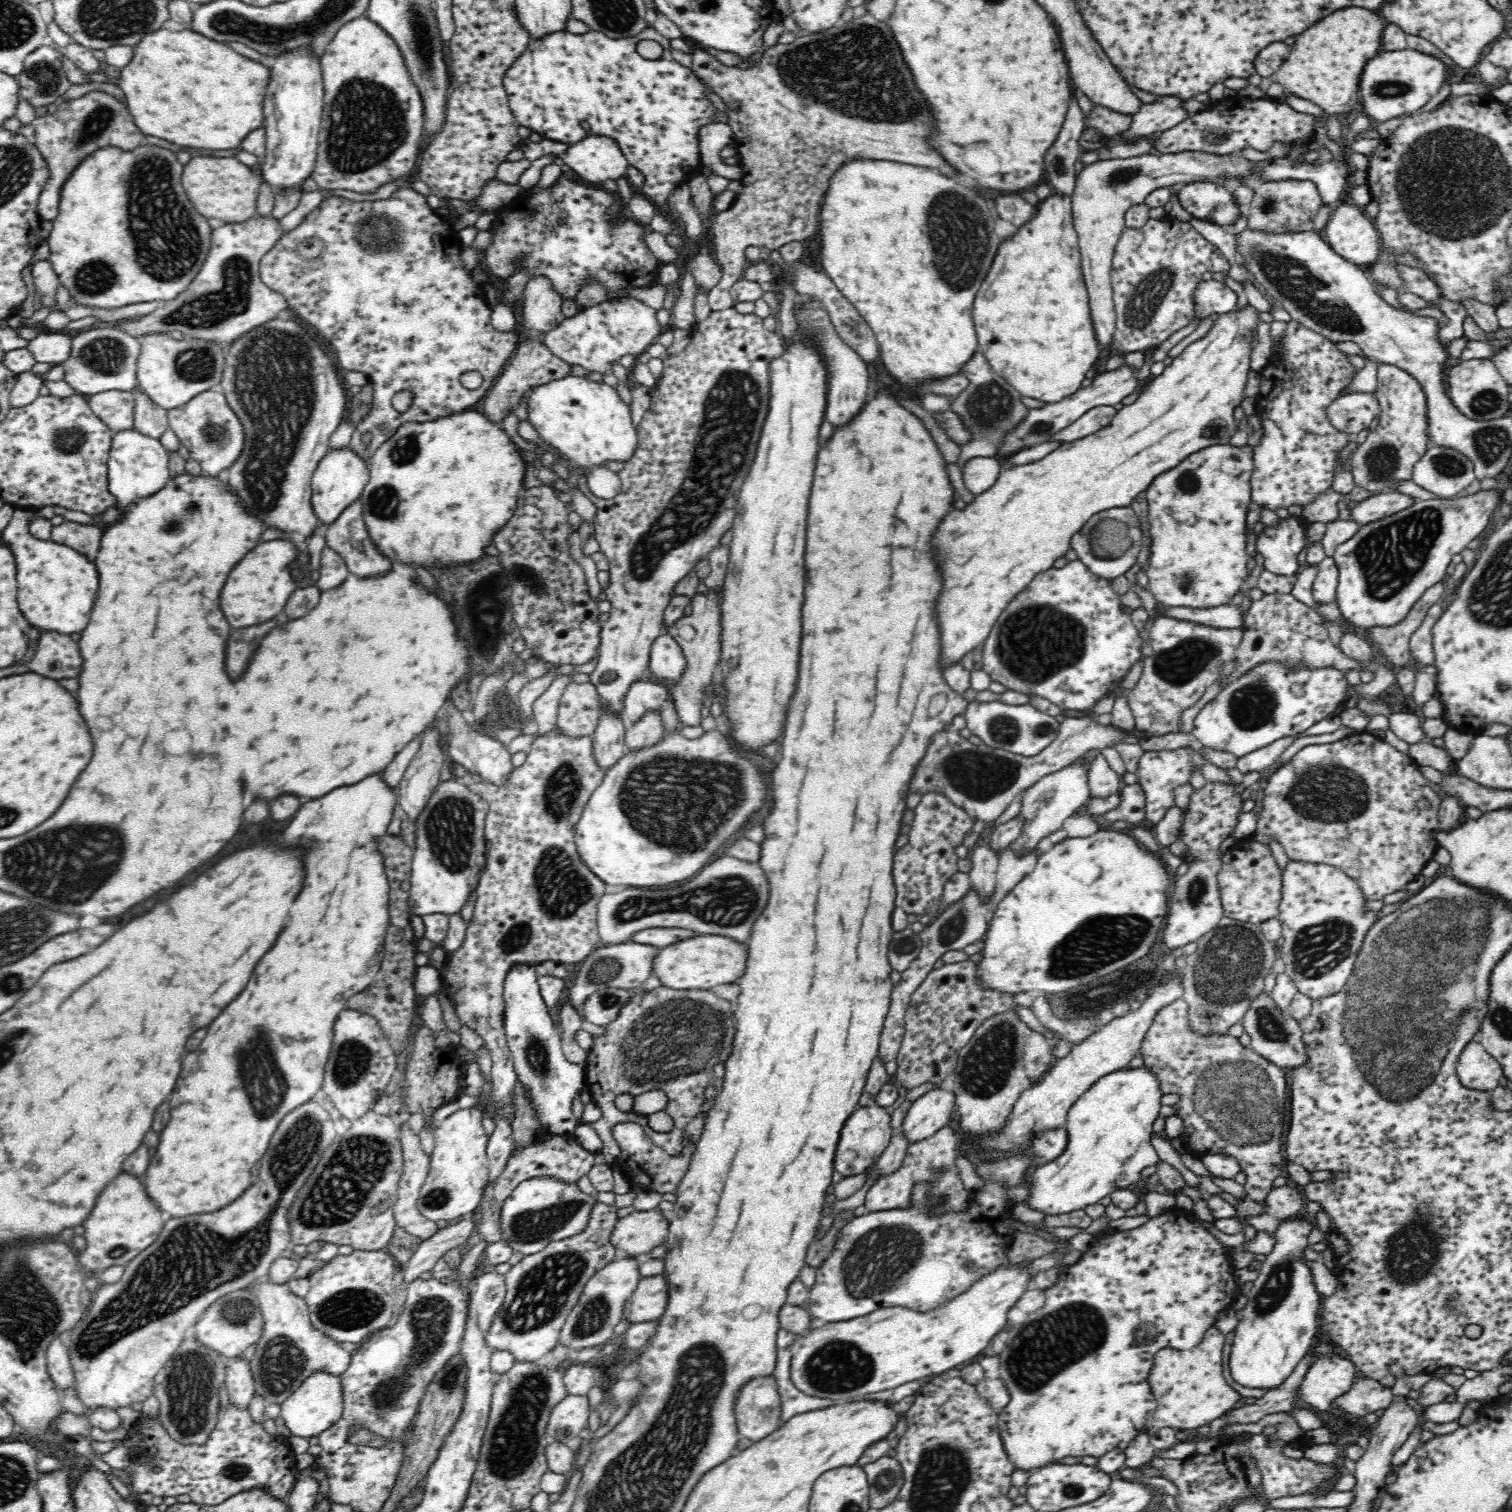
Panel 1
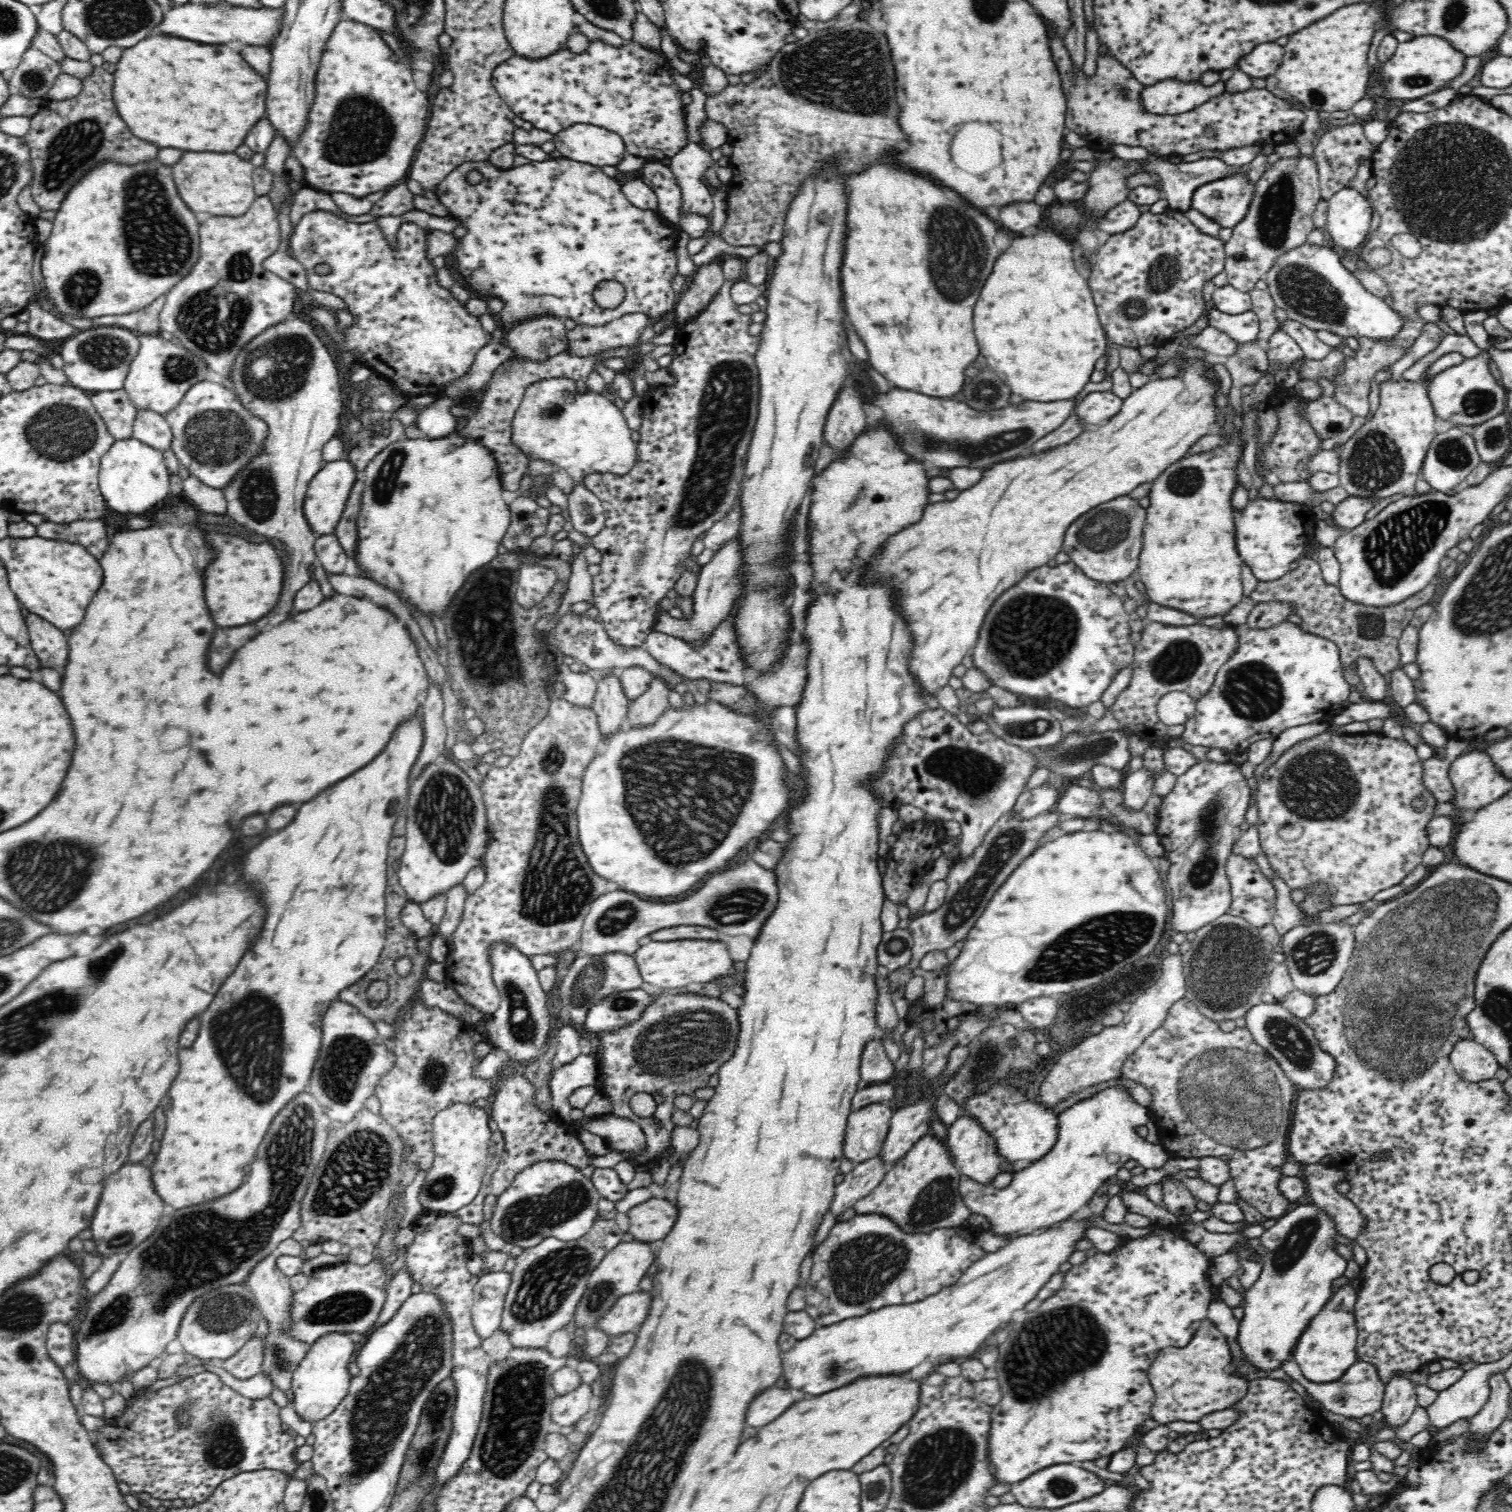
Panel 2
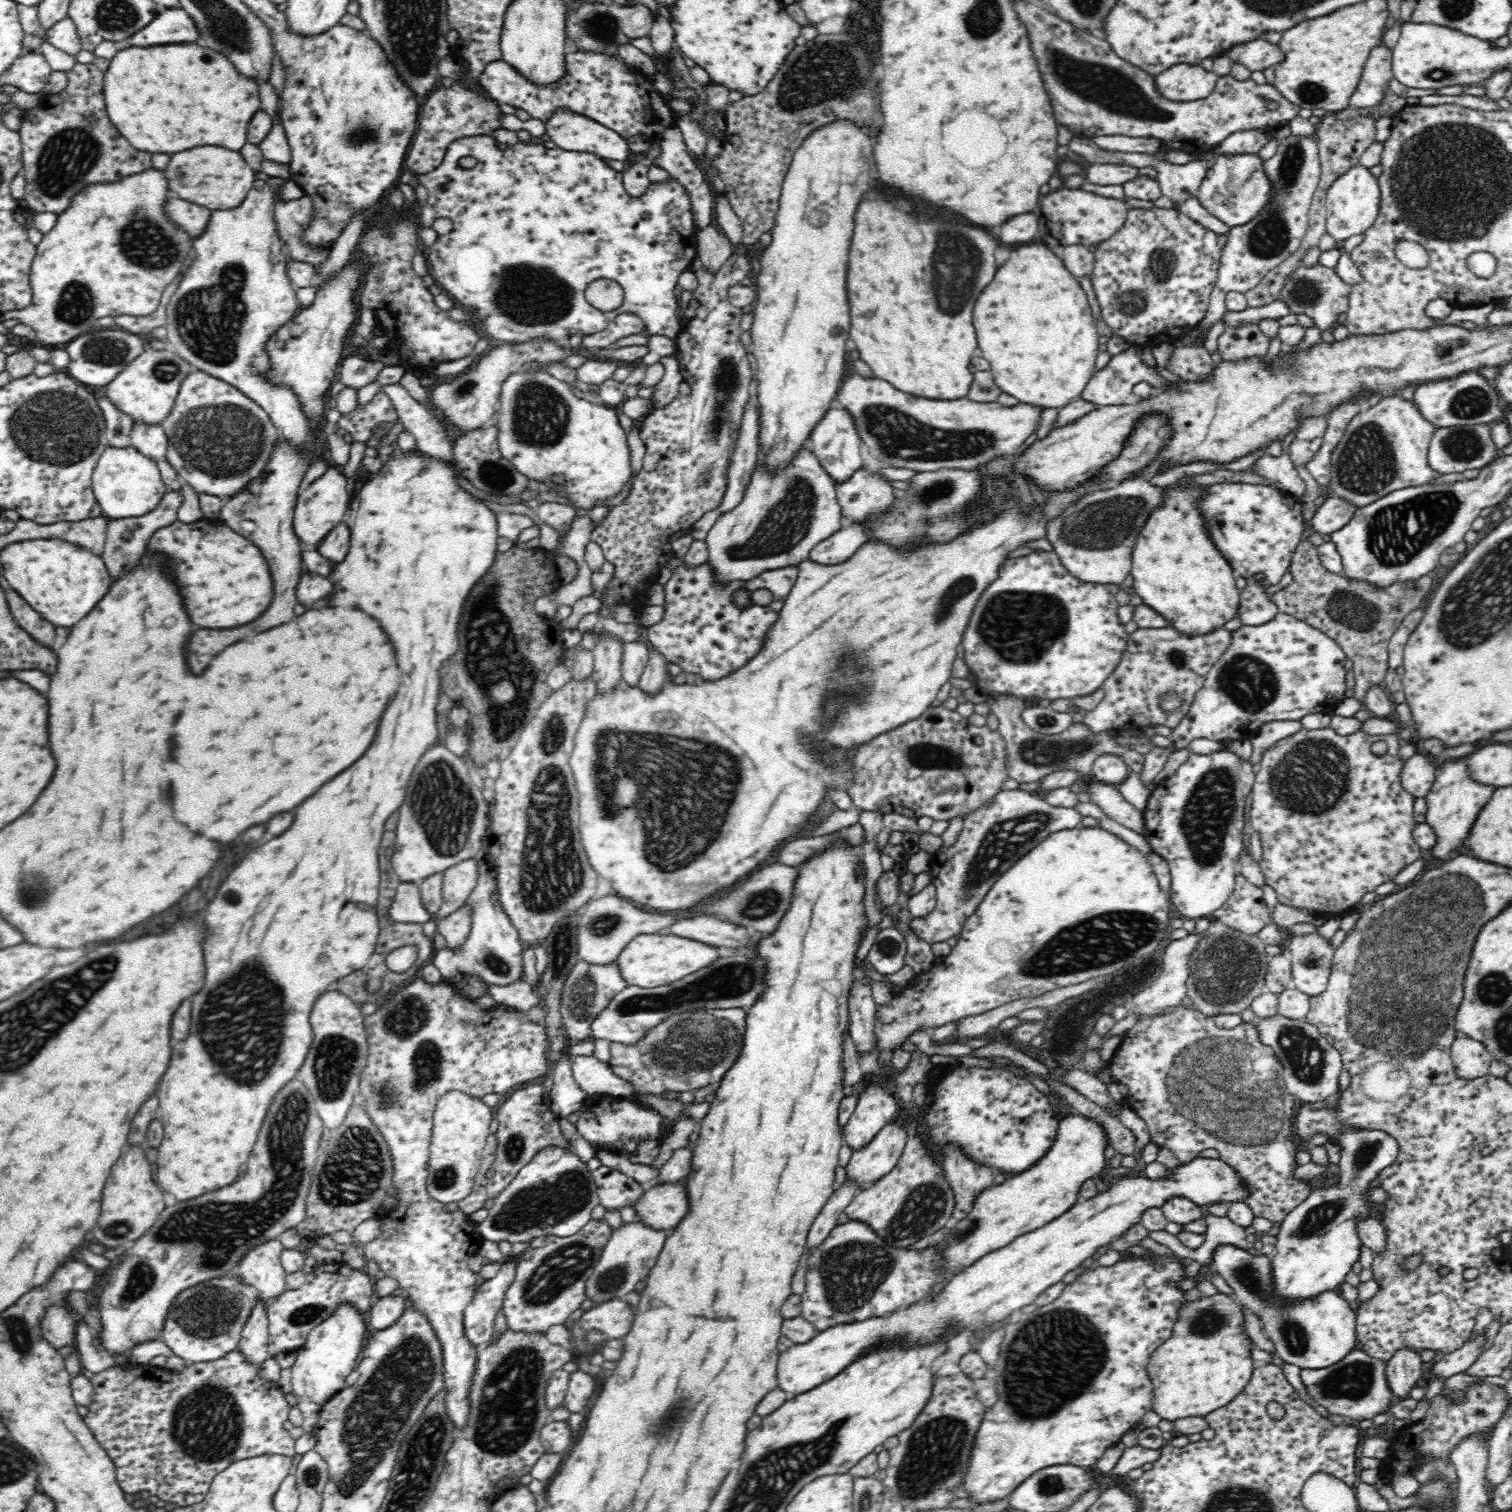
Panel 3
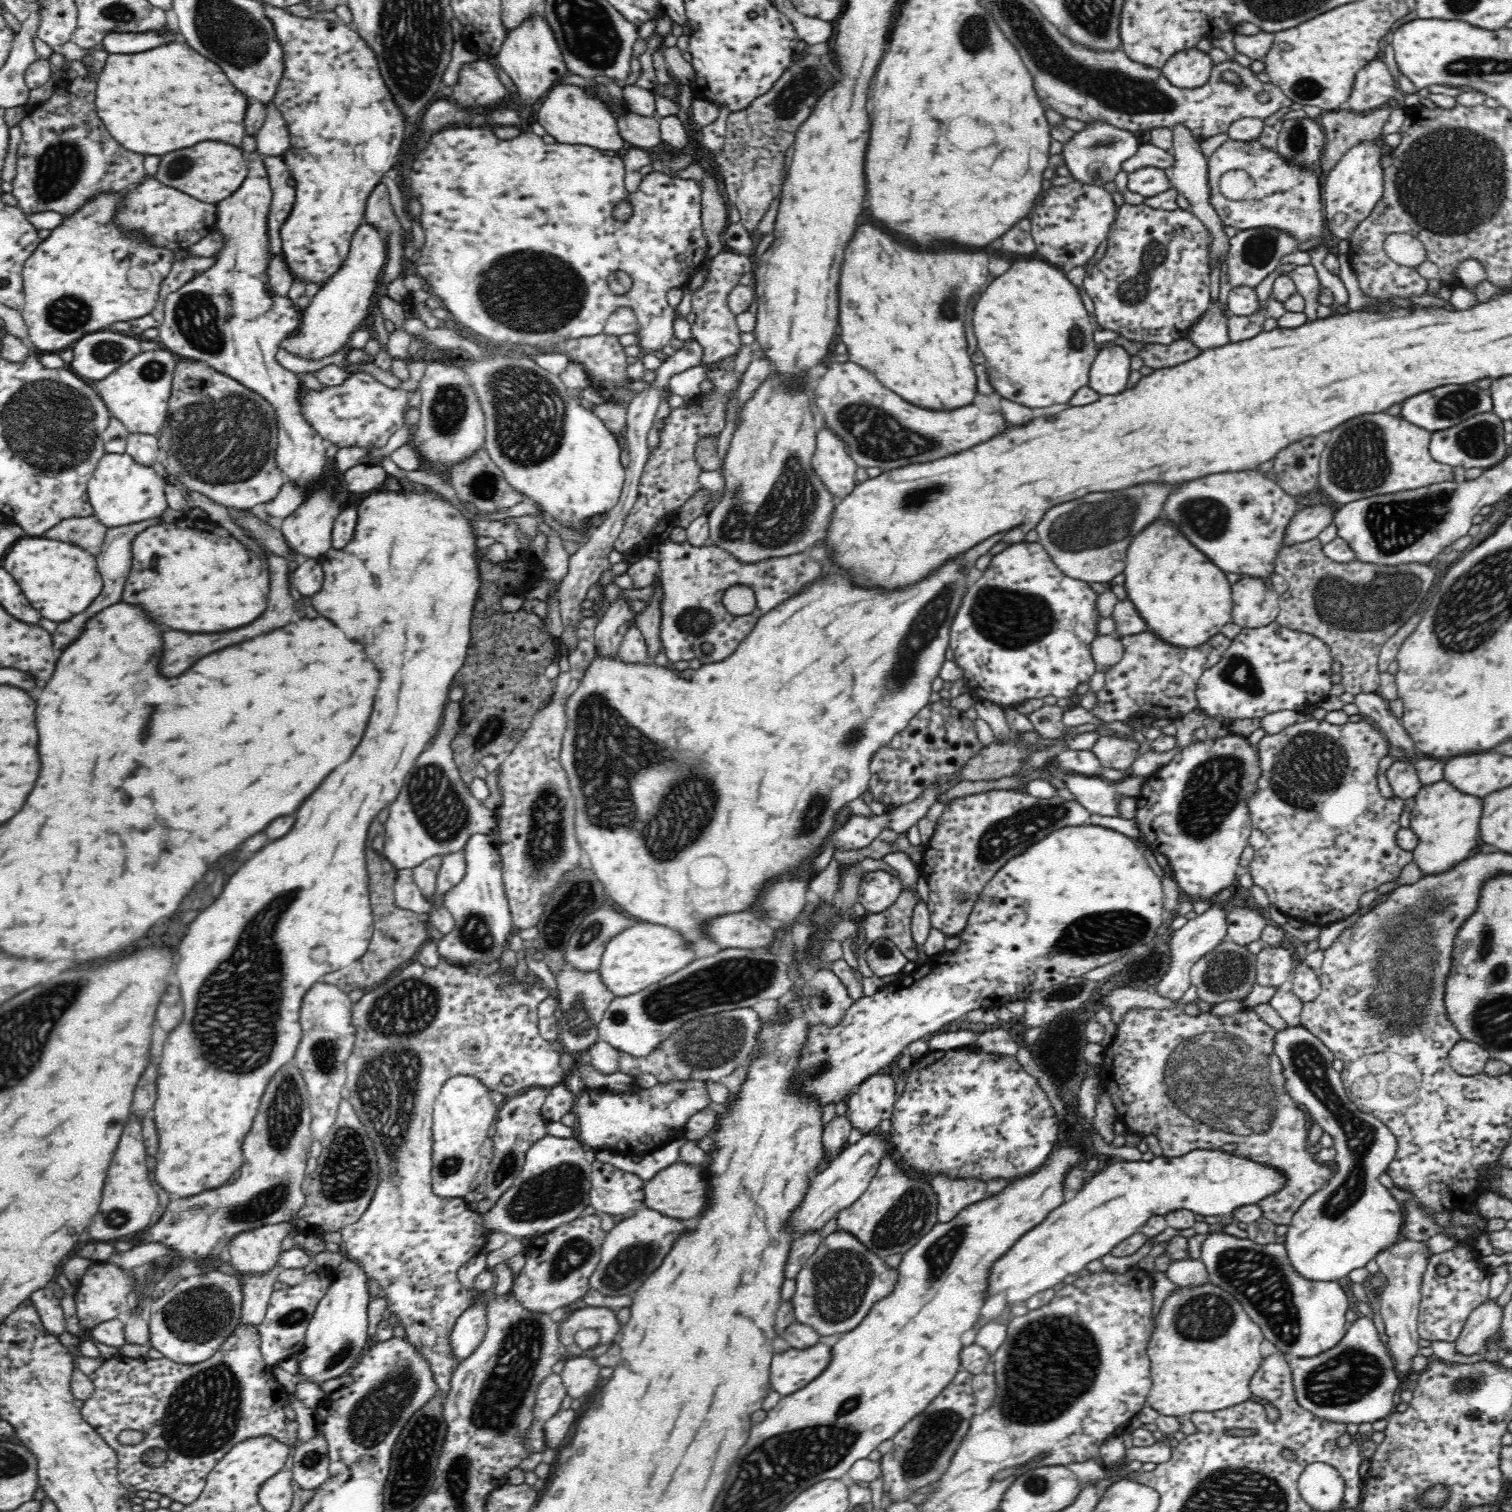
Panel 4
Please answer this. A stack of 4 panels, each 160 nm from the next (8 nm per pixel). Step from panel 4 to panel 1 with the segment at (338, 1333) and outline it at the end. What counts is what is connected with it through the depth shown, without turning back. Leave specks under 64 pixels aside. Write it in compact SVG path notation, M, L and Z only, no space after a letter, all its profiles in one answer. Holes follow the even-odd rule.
M312 1374L302 1381L302 1384L280 1405L280 1413L290 1436L308 1439L318 1436L321 1432L333 1427L342 1414L342 1385L340 1379L334 1375Z

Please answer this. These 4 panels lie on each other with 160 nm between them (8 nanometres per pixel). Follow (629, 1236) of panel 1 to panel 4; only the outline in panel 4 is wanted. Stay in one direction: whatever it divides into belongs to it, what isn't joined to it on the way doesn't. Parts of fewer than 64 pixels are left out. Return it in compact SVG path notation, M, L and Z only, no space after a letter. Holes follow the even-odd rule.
M672 1164L658 1172L653 1179L645 1181L645 1208L652 1209L664 1216L682 1219L687 1223L694 1221L706 1206L706 1188L708 1188L708 1171L706 1166L691 1166L690 1164Z

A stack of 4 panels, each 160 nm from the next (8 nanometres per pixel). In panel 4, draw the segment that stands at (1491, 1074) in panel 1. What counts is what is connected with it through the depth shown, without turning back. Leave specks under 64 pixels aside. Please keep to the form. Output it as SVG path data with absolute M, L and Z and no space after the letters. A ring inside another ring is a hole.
M1461 1038L1449 1052L1450 1066L1462 1076L1476 1076L1484 1072L1489 1052L1476 1042Z

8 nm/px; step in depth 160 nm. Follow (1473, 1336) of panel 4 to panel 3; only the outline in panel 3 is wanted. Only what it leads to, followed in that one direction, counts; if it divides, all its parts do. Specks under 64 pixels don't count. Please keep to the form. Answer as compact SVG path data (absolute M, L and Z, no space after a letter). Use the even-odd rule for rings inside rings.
M1484 1335L1478 1336L1473 1341L1466 1341L1462 1348L1454 1352L1445 1354L1445 1356L1438 1362L1434 1362L1430 1368L1432 1375L1426 1375L1429 1381L1435 1379L1446 1380L1451 1376L1462 1374L1470 1370L1476 1363L1476 1359L1480 1356L1484 1344Z

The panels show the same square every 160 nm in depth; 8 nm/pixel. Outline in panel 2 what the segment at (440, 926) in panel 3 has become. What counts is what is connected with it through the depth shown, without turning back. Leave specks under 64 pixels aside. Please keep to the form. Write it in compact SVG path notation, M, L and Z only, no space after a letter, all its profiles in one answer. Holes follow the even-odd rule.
M564 698L554 699L550 701L547 707L546 716L534 727L527 732L524 742L521 744L521 749L518 755L513 757L512 761L505 767L490 766L483 770L483 778L478 784L480 792L483 794L483 800L486 807L486 820L488 825L489 843L486 847L486 852L483 856L483 867L486 871L486 879L474 894L471 894L465 901L465 909L461 918L461 923L458 925L456 932L448 940L449 953L445 960L445 978L443 980L446 987L450 987L462 997L464 1003L478 1009L482 1016L488 1018L493 1012L496 1012L499 1007L501 995L493 981L492 971L493 966L490 962L490 951L494 945L498 943L508 943L512 947L518 949L524 956L536 956L536 954L554 955L562 951L578 952L579 942L581 939L582 927L586 915L590 912L591 904L599 896L606 894L606 885L608 881L598 874L594 874L594 870L590 868L580 842L578 842L578 828L576 828L576 806L580 800L580 788L582 788L582 776L586 766L590 764L590 760L597 755L598 743L601 741L600 728L596 720L596 713L593 709L584 709L572 705L564 700Z

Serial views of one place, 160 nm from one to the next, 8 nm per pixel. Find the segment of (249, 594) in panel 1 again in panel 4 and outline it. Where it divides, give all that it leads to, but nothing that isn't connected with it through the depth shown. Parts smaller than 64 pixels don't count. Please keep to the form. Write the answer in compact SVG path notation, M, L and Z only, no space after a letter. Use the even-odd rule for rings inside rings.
M209 516L203 519L189 519L179 518L171 523L160 523L159 525L150 525L145 531L142 531L133 540L132 543L133 557L131 558L131 571L124 586L124 602L130 604L140 604L144 606L150 616L156 622L162 622L174 630L184 630L184 632L224 632L224 630L232 630L232 628L240 628L246 626L250 622L254 622L268 606L268 588L270 588L270 580L268 580L268 568L266 568L266 561L262 562L252 550L244 546L239 539L234 538L228 530L221 527L218 523L212 521Z

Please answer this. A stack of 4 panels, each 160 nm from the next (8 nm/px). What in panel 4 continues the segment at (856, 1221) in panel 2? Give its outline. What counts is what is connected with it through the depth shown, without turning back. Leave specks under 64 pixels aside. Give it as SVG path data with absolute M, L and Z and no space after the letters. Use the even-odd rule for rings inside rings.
M837 1230L822 1239L822 1244L803 1264L796 1275L796 1293L791 1298L797 1322L811 1326L820 1336L832 1336L839 1332L847 1333L856 1328L870 1309L879 1300L885 1299L895 1289L899 1279L899 1268L892 1268L884 1262L884 1258L874 1254L866 1245L850 1235L848 1231Z

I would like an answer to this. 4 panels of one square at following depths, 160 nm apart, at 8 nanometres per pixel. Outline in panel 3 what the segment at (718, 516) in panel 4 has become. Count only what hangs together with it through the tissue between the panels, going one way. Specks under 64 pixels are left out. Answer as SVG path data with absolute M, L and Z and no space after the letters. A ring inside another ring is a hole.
M810 447L777 473L768 473L756 464L742 502L718 517L705 539L714 585L725 587L732 581L752 580L770 569L798 566L808 560L817 544L841 529L842 513L834 484Z

